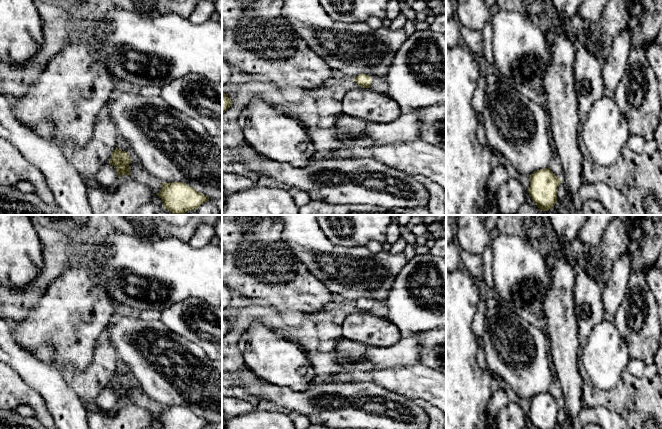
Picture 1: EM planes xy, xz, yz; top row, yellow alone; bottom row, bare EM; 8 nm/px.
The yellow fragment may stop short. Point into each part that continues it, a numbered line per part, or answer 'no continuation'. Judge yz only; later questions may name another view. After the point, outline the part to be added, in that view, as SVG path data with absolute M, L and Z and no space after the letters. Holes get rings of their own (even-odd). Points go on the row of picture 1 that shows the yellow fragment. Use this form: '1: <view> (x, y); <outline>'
no continuation

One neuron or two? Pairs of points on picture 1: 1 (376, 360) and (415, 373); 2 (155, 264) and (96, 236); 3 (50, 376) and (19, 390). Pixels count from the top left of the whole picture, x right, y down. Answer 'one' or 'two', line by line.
1: two
2: one
3: two

